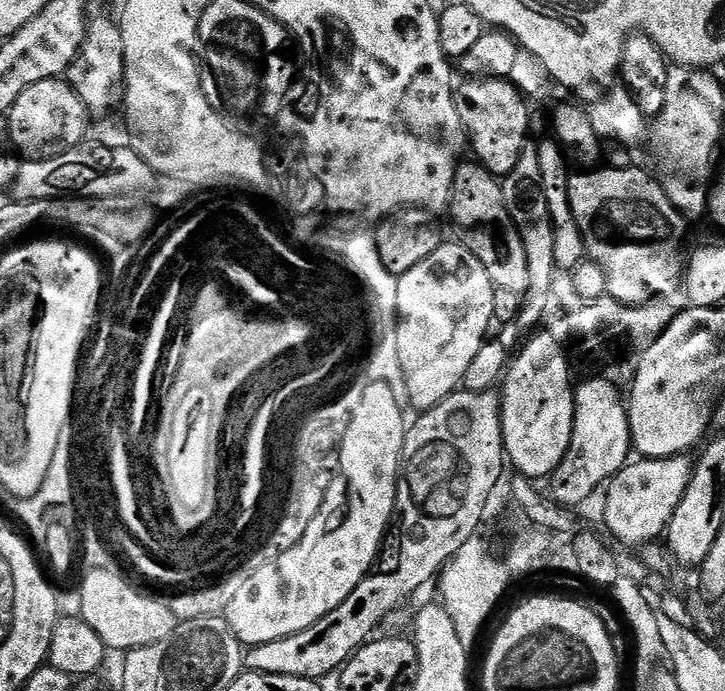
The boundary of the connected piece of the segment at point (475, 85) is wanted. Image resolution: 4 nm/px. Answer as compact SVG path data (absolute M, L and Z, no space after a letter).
M468 78L465 84L457 83L454 88L456 109L462 118L467 143L476 151L475 159L497 178L508 176L518 158L522 157L528 136L528 104L523 92L508 78L490 80L487 78Z

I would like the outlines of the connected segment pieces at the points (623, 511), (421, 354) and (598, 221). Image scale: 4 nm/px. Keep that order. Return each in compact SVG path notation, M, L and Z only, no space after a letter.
M685 454L666 460L640 458L637 461L637 464L625 464L607 485L604 520L622 543L643 546L659 541L665 535L674 510L678 510L678 502L682 502L682 494L686 494L686 486L690 486L694 460Z
M441 243L430 258L418 262L406 274L398 277L397 336L398 355L402 364L402 375L409 391L409 402L416 410L427 410L438 406L452 392L464 383L464 375L470 362L482 350L484 341L489 339L488 327L493 327L494 294L497 287L492 283L486 266L470 254L463 243Z
M599 166L600 168L588 168L585 172L573 171L569 178L569 206L571 206L574 218L577 220L578 226L581 228L581 234L584 235L585 250L589 257L596 259L598 267L604 271L604 280L608 283L606 288L607 295L612 296L618 302L623 304L630 304L633 306L644 306L652 300L655 296L664 296L667 292L672 292L682 284L682 277L686 267L685 261L680 260L680 251L684 248L684 227L686 221L680 215L680 211L670 202L670 198L666 198L666 194L662 190L660 181L655 176L649 174L647 171L639 172L636 166L631 168L609 168L607 166Z

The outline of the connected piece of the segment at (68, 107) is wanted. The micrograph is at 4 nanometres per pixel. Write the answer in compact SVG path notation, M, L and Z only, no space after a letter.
M64 78L43 80L26 86L22 90L22 94L18 94L12 109L6 113L6 119L12 145L16 152L24 158L55 156L57 152L64 152L68 148L73 148L75 144L85 143L86 137L89 135L90 113L88 108Z

